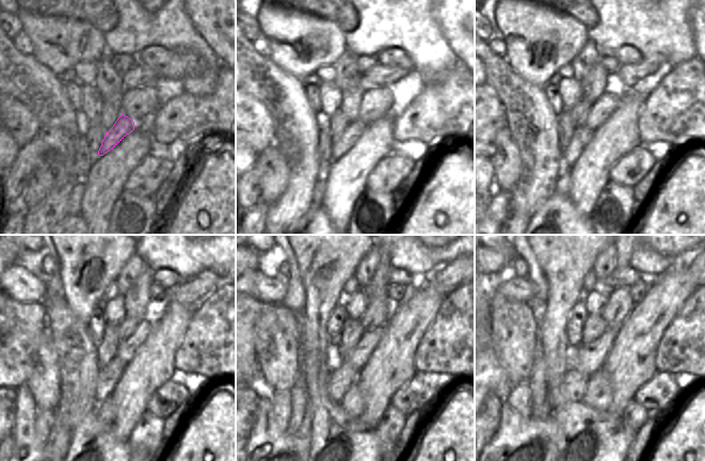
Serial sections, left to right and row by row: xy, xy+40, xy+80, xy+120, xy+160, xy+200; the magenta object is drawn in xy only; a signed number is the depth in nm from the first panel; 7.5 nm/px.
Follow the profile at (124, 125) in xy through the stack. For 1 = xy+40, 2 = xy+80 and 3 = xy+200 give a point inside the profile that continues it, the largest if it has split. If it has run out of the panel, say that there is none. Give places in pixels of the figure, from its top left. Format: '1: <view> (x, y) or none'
1: xy+40 (354, 130)
2: xy+80 (581, 137)
3: xy+200 (572, 390)

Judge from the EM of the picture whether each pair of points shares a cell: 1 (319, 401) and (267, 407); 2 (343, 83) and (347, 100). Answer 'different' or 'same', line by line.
1: different
2: different

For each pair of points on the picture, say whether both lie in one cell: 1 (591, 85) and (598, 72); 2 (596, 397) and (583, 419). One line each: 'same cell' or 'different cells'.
1: same cell
2: different cells

